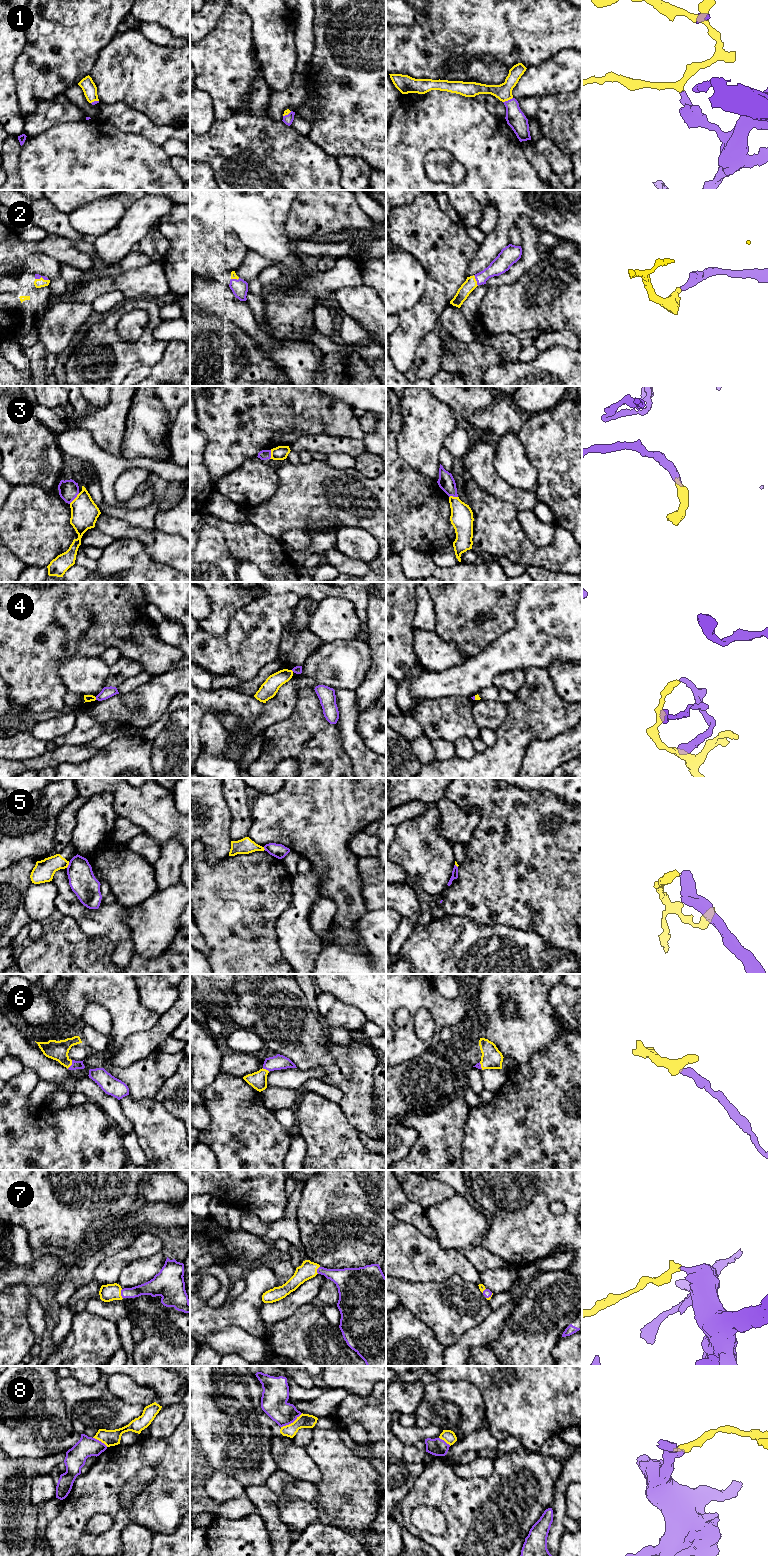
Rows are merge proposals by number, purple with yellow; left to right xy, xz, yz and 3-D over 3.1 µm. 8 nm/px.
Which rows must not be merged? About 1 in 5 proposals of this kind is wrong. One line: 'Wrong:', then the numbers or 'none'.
Wrong: 4, 5, 8

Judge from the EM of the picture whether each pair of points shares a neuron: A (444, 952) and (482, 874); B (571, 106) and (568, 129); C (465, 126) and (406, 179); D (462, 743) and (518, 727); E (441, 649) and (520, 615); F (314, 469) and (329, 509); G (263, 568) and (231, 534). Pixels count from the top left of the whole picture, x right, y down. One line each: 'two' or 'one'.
A: two
B: one
C: one
D: two
E: two
F: one
G: one

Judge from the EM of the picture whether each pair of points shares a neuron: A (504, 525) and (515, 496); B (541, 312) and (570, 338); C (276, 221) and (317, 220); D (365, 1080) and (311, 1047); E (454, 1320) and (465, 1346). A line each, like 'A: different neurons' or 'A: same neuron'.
A: different neurons
B: different neurons
C: different neurons
D: same neuron
E: different neurons

